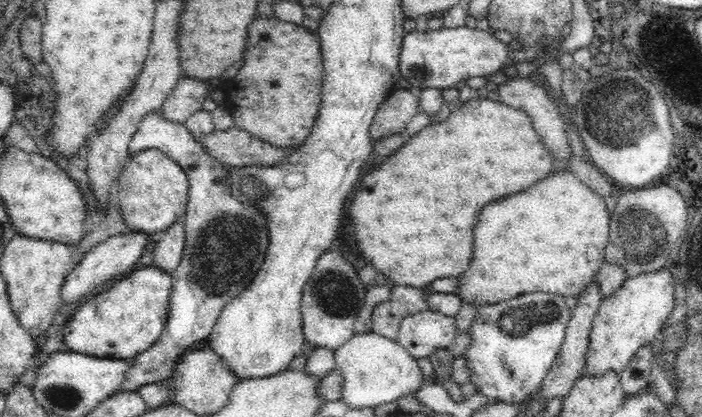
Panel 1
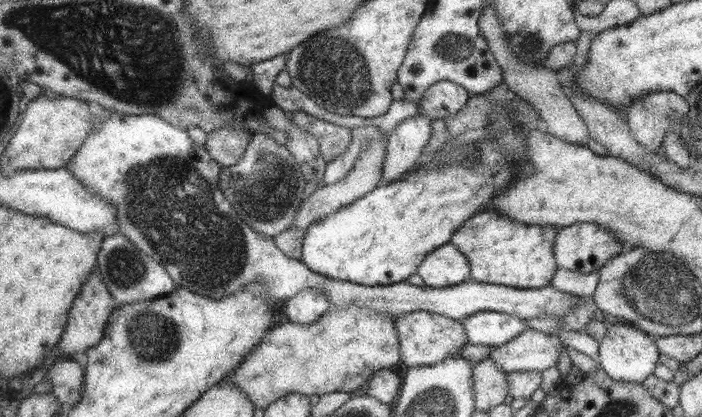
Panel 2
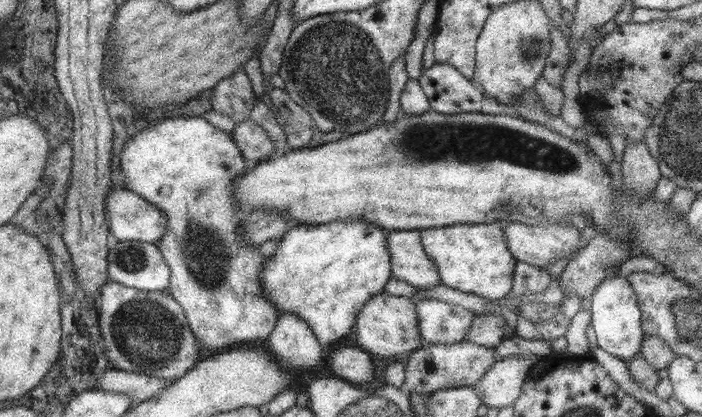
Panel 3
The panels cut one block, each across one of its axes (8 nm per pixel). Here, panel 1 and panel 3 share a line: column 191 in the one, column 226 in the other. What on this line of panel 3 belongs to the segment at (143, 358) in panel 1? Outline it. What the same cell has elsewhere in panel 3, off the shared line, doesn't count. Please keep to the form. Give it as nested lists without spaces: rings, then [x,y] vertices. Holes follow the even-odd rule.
[[[199,115],[179,118],[168,117],[161,120],[149,119],[144,130],[135,132],[135,136],[133,136],[131,140],[127,140],[127,142],[122,145],[122,148],[116,152],[119,154],[119,168],[124,176],[122,186],[131,192],[135,192],[135,194],[141,196],[142,199],[155,205],[157,209],[165,213],[165,232],[163,232],[163,236],[154,243],[159,247],[159,251],[161,251],[161,255],[163,255],[163,259],[165,259],[165,263],[167,263],[170,270],[169,282],[165,288],[165,292],[169,293],[178,302],[179,306],[181,306],[185,314],[187,327],[192,333],[196,346],[202,350],[203,356],[218,352],[226,346],[257,344],[257,342],[267,339],[273,329],[275,321],[277,321],[279,313],[267,302],[267,298],[265,298],[263,292],[261,292],[259,271],[263,269],[267,257],[261,256],[261,254],[257,252],[257,246],[249,246],[249,244],[245,244],[245,242],[241,240],[241,228],[239,228],[239,225],[241,225],[239,221],[241,220],[237,218],[239,208],[233,204],[232,196],[233,179],[245,171],[245,168],[243,168],[243,166],[245,166],[245,159],[243,159],[241,151],[237,149],[232,134],[225,134],[225,132],[215,129],[211,123],[207,123],[205,118]]]

